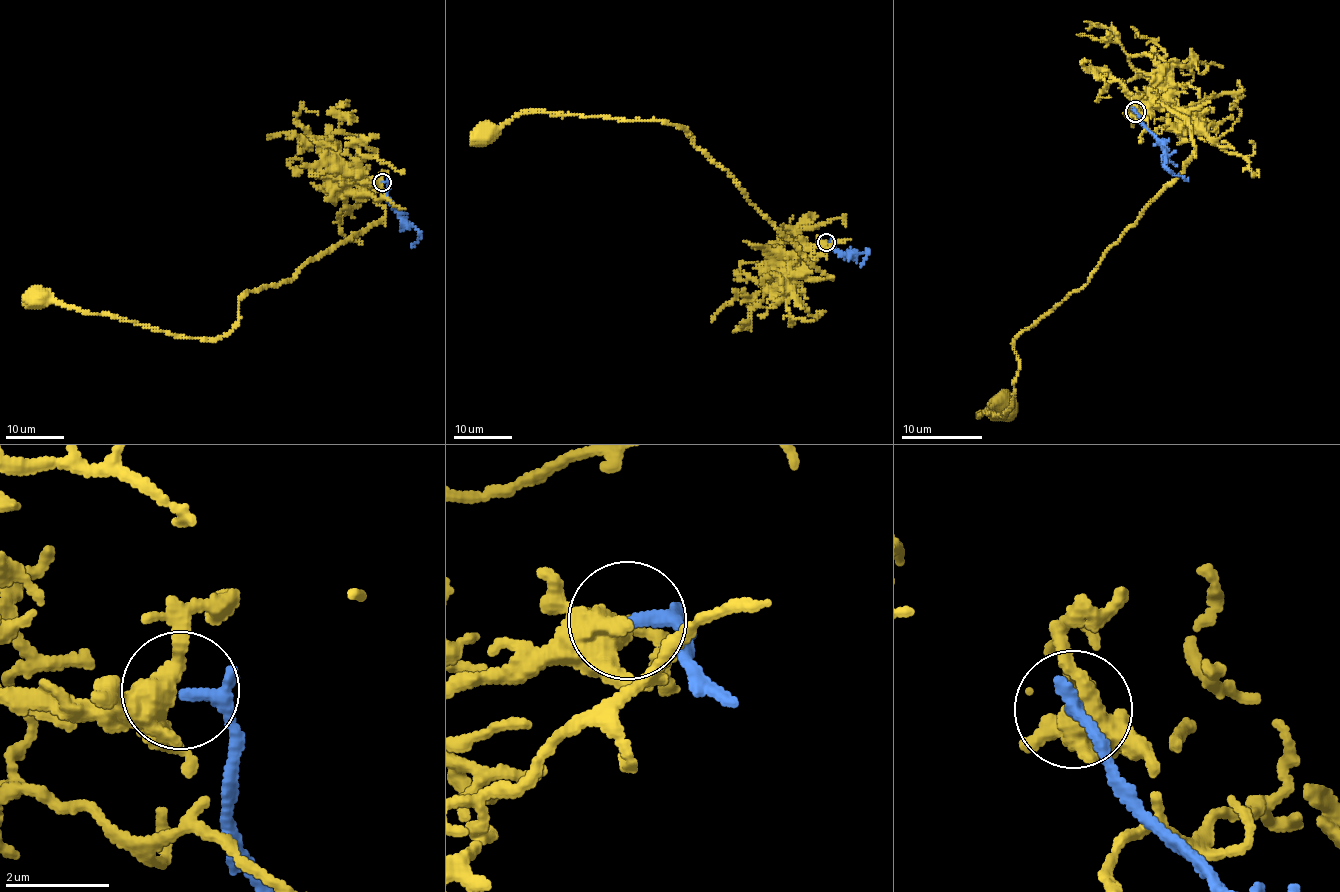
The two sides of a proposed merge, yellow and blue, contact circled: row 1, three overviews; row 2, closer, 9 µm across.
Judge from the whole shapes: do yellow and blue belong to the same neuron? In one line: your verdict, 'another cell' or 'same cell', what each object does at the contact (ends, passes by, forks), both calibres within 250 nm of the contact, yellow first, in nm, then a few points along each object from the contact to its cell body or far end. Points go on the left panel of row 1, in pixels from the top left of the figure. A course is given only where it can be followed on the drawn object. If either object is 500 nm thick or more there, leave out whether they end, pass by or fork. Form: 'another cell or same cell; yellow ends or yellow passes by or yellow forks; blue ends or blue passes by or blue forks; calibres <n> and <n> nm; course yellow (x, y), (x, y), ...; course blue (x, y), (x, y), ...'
same cell; yellow forks; blue ends; calibres 400 and 260 nm; course yellow (381, 181), (380, 198), (359, 194), (378, 220), (247, 291), (214, 339), (34, 297); course blue (382, 181), (397, 212), (420, 235), (417, 242), (411, 244)

